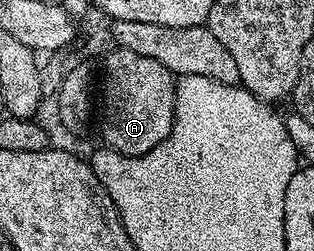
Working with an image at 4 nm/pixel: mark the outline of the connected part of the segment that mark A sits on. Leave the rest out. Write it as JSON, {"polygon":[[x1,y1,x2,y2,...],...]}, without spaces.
{"polygon":[[113,48,104,55,105,75,99,78,99,118,101,114,101,134,105,137,104,145,110,150,118,150,123,156,131,156,138,158,147,152,151,152,151,148,155,148,166,138,173,127,173,117,175,116,175,92,177,91,177,78,167,68,163,68,163,64,159,64,159,60,155,60,151,56,139,56,136,52]]}

